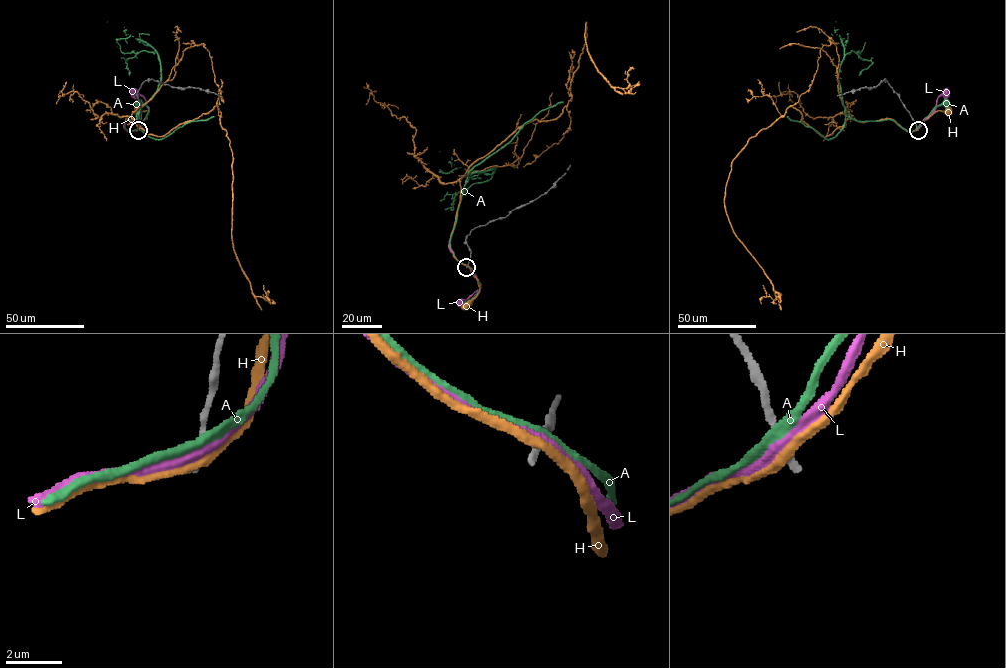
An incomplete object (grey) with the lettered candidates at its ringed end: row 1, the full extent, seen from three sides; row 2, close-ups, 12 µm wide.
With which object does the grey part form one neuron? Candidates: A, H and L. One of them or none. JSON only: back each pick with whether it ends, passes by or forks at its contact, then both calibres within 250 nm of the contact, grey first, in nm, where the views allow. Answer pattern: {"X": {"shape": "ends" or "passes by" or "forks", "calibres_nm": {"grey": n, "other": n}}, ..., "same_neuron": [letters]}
{"same_neuron": []}

